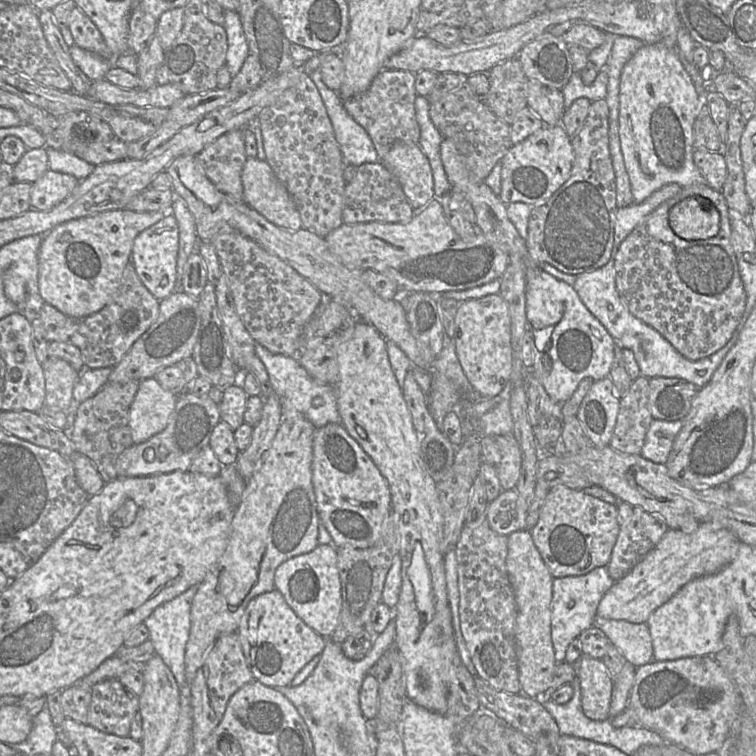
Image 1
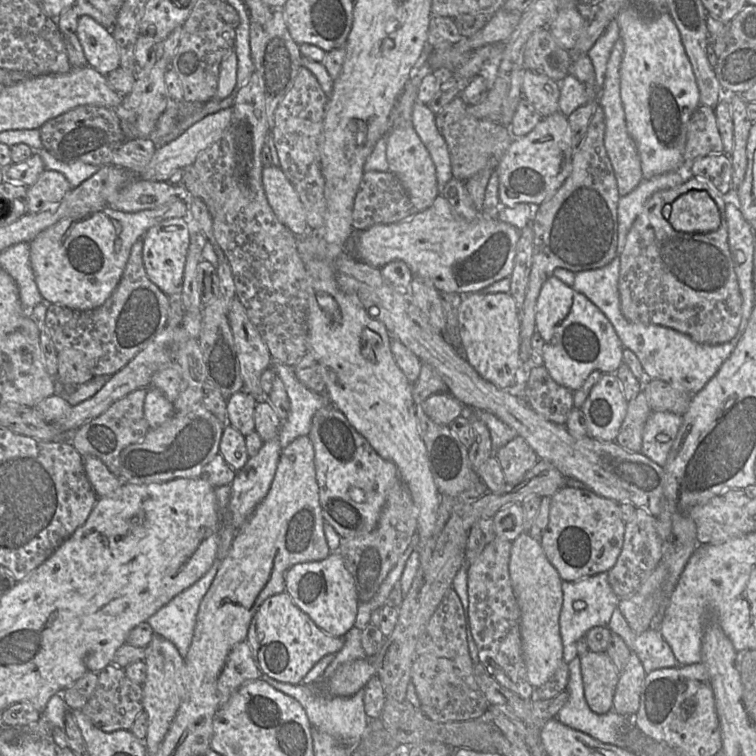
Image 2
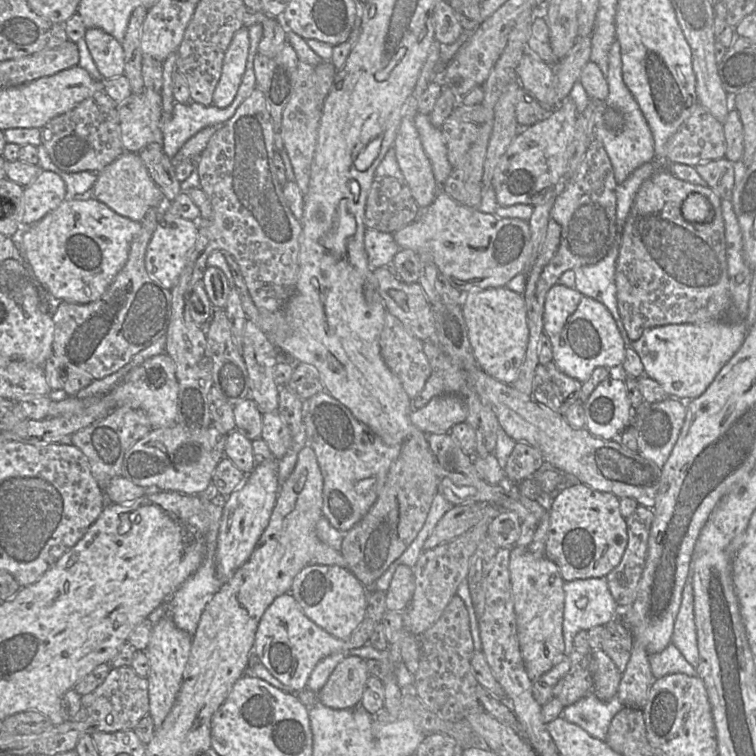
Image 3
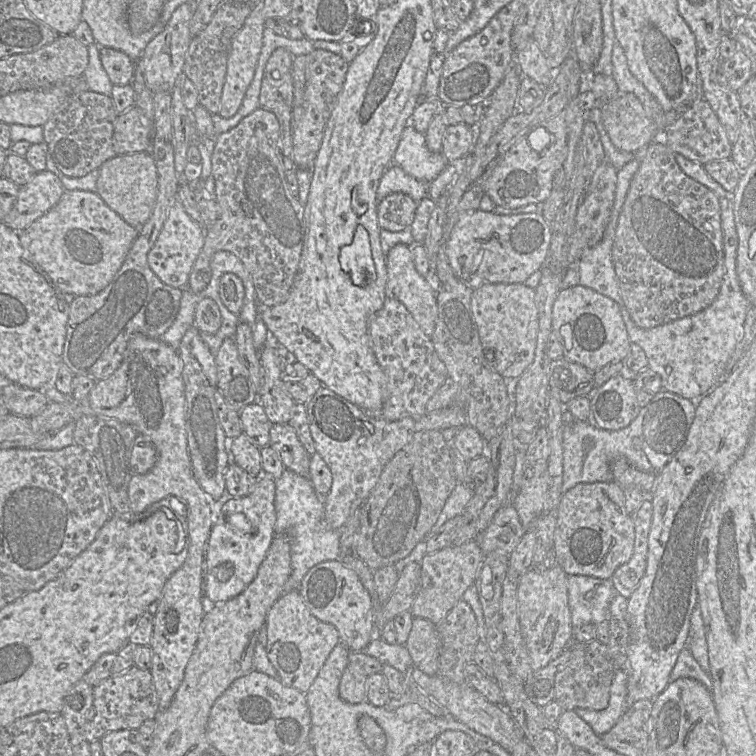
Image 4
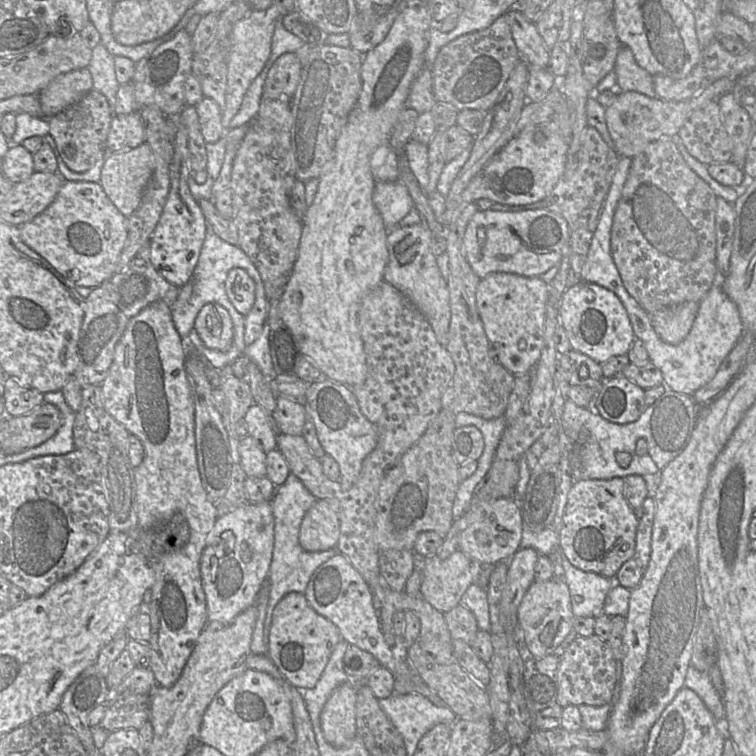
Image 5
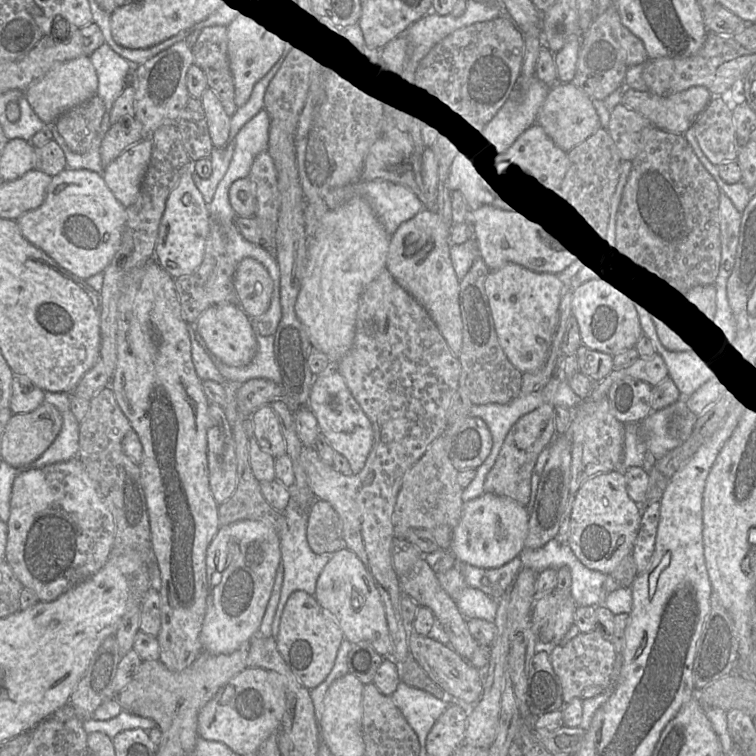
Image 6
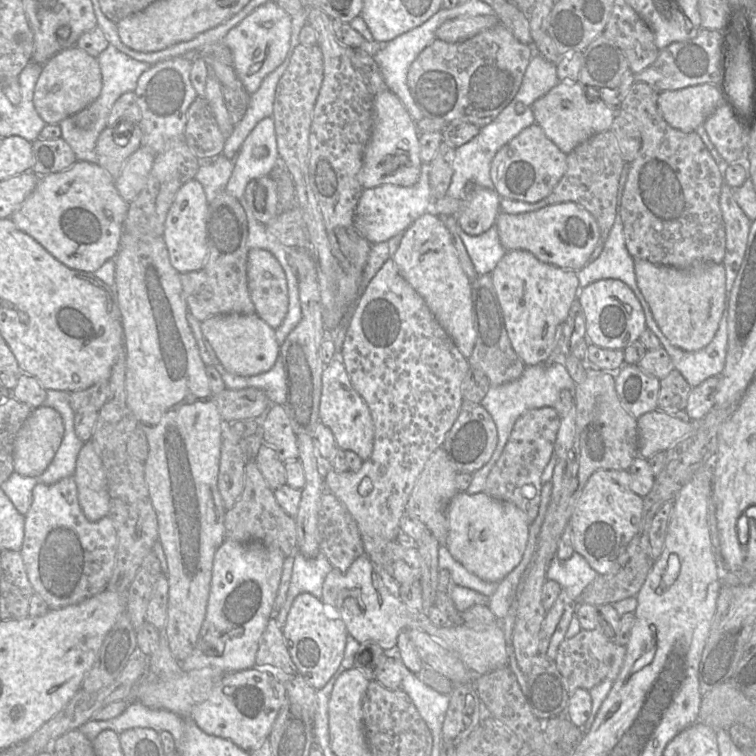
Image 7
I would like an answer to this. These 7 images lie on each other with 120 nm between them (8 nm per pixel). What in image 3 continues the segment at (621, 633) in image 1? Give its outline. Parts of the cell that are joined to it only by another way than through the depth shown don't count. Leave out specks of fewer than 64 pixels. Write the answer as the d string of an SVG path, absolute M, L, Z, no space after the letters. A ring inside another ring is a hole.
M672 641L662 651L649 654L649 662L655 678L672 673L698 676L697 669L684 658Z

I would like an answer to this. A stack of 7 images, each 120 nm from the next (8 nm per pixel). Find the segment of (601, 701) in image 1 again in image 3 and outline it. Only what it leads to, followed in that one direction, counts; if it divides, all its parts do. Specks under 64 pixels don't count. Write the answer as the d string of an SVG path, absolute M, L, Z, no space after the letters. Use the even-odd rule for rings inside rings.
M602 649L592 651L592 692L603 701L609 701L618 692L621 672L609 655Z

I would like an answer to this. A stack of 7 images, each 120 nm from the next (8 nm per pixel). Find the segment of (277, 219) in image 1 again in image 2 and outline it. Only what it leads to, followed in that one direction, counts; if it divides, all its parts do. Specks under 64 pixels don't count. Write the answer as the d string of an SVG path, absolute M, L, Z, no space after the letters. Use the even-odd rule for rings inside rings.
M264 166L262 182L268 203L280 223L298 237L309 233L303 204L280 167Z

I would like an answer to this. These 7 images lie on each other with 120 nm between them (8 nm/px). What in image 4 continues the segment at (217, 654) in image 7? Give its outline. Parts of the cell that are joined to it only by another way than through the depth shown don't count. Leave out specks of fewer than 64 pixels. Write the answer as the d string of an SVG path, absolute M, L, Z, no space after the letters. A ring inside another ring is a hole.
M262 474L254 490L243 497L225 497L223 504L216 505L215 523L206 546L203 572L203 592L208 605L225 602L239 595L255 578L258 568L264 560L271 542L275 537L277 514L275 509L276 480Z

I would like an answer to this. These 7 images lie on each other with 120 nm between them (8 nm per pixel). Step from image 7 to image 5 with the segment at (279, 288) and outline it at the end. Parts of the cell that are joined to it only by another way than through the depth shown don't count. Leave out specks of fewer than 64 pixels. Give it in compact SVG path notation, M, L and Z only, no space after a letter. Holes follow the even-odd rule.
M242 268L231 269L226 279L226 293L238 312L246 316L255 302L255 282Z

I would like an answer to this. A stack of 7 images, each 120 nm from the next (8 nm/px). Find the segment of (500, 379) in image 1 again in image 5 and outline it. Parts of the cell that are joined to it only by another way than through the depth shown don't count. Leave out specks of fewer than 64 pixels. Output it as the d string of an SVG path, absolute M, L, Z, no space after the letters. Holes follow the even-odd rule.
M495 272L479 282L476 303L485 333L498 350L498 362L515 376L530 372L540 358L549 295L549 284L541 277Z

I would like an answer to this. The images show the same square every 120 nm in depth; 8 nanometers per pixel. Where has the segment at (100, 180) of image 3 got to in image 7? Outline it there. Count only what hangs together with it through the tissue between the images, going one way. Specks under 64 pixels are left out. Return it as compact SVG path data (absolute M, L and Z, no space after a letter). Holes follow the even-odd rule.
M141 146L125 162L115 186L126 202L131 202L145 186L150 174L155 153Z

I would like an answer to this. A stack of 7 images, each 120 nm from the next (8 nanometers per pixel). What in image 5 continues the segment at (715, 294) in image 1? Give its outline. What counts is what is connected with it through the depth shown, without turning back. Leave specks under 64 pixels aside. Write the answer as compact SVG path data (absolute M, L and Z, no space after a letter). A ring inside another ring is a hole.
M659 139L632 158L632 164L618 201L611 229L610 248L627 292L648 313L689 301L700 302L717 274L717 196L685 162L676 139Z

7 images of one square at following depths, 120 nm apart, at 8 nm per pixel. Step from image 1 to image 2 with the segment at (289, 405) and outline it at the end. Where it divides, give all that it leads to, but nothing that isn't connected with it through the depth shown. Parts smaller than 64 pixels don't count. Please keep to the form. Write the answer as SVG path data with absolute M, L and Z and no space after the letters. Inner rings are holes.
M272 358L271 368L283 381L290 400L289 414L282 421L280 435L278 435L281 449L284 449L296 438L309 435L314 414L331 401L326 394L307 389L295 376L294 367Z

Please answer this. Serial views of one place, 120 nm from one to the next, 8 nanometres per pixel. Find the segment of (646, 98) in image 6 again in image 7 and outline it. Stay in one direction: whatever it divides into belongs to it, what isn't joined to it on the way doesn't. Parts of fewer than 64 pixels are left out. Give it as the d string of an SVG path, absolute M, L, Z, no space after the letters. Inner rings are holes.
M699 84L675 91L659 92L657 104L664 120L671 127L685 133L694 132L718 106L723 105L722 90L720 85Z

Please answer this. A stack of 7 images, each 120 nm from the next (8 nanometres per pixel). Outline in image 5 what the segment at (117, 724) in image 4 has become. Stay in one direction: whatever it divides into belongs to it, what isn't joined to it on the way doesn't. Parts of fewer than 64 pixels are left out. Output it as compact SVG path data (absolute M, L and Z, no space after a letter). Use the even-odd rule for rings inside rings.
M136 666L117 686L109 689L101 728L113 732L123 728L139 730L150 718L150 693L156 686L149 668Z

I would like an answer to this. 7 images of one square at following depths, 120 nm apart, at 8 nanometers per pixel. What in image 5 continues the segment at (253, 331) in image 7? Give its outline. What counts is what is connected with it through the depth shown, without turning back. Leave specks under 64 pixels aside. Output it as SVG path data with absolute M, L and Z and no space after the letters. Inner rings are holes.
M208 303L199 311L194 328L205 346L225 351L233 342L233 322L229 312L218 303Z

